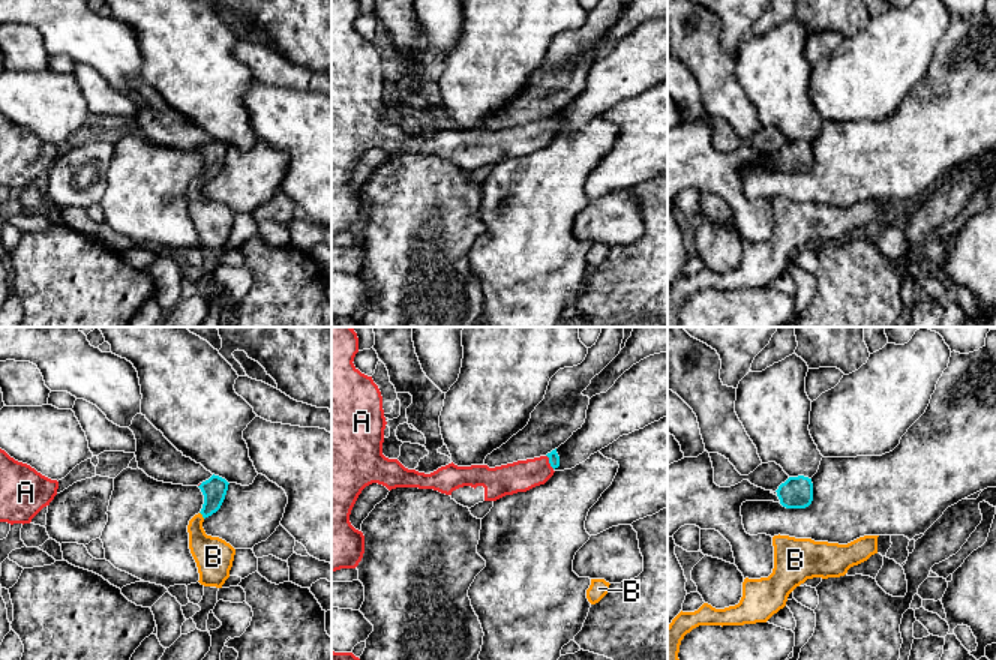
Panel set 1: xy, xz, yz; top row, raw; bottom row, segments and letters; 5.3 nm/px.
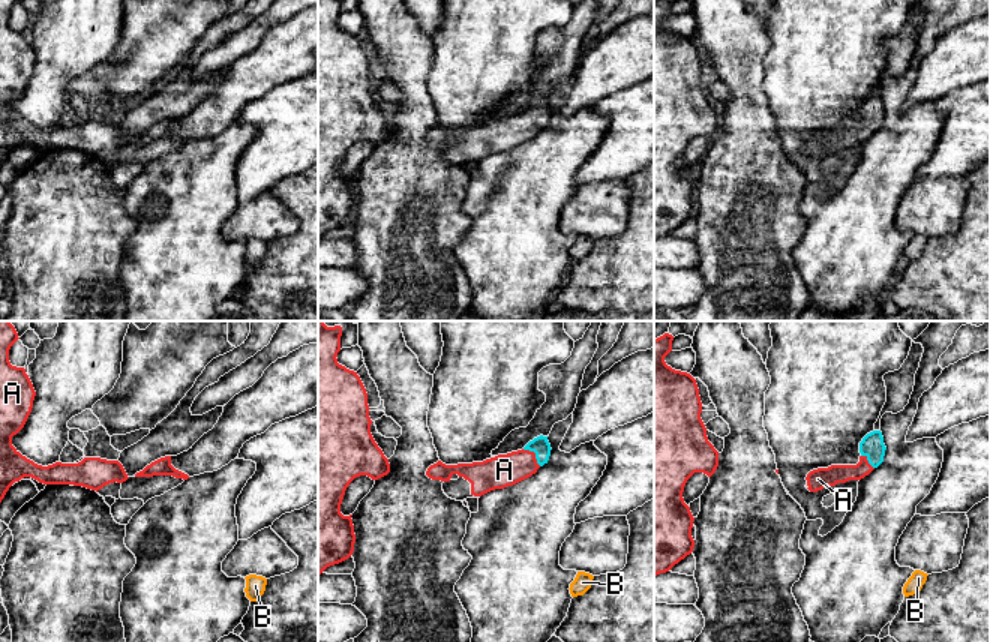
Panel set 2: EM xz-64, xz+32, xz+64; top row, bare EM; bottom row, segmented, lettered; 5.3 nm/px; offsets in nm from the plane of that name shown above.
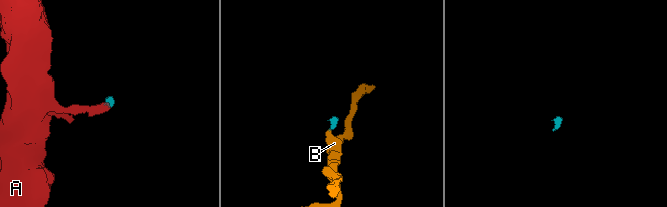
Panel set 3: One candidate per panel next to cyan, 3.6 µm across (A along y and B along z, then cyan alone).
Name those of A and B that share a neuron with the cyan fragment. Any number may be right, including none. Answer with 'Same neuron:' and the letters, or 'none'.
Same neuron: A, B

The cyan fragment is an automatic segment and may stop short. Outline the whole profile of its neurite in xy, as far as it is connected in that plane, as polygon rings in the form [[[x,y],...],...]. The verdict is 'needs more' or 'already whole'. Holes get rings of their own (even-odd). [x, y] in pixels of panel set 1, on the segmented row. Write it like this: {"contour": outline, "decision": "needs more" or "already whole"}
{"contour": [[[214,474],[202,482],[198,486],[204,495],[202,508],[188,525],[189,549],[198,567],[198,582],[204,586],[222,588],[230,578],[236,555],[236,549],[230,543],[219,537],[207,536],[202,528],[204,519],[220,508],[228,484],[225,478]]], "decision": "needs more"}

